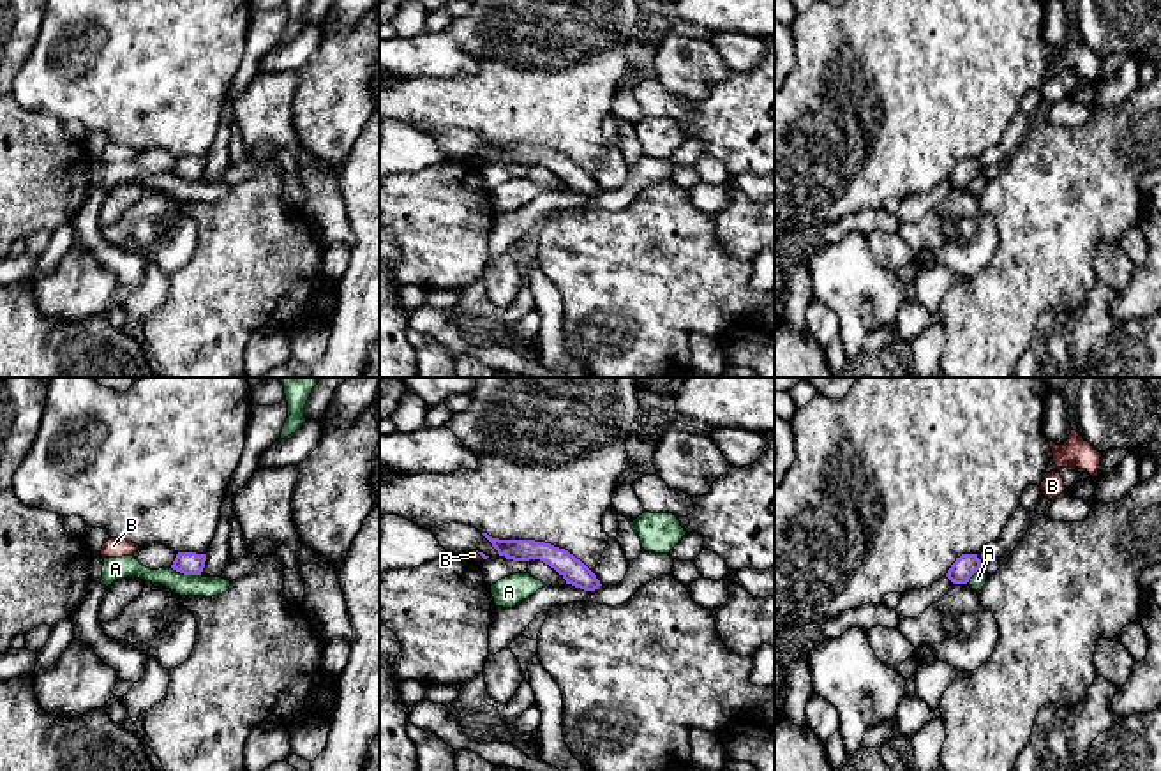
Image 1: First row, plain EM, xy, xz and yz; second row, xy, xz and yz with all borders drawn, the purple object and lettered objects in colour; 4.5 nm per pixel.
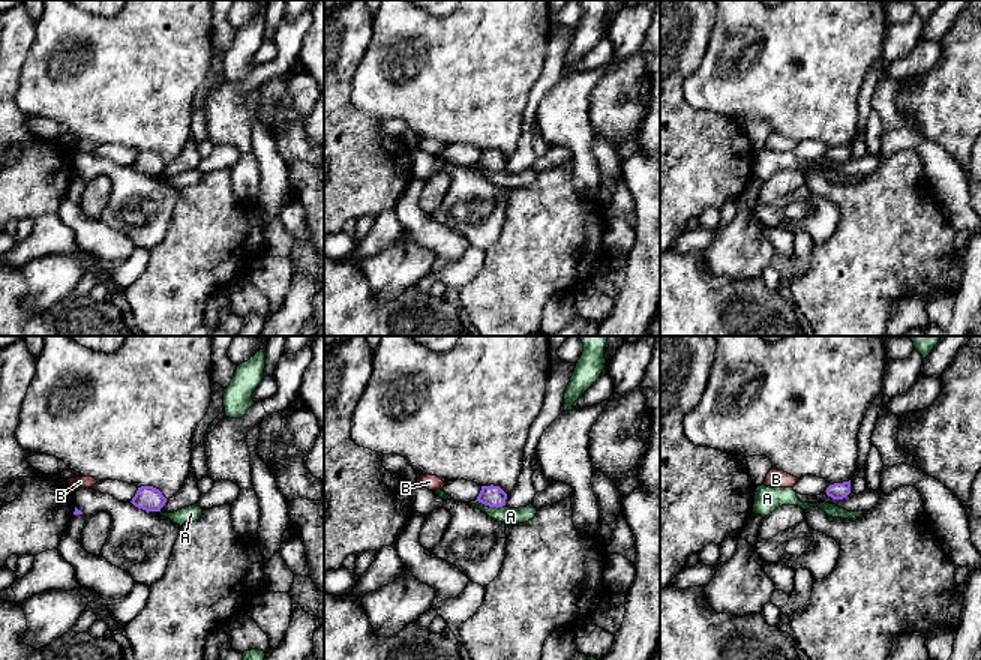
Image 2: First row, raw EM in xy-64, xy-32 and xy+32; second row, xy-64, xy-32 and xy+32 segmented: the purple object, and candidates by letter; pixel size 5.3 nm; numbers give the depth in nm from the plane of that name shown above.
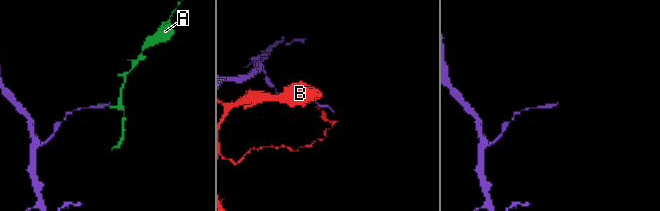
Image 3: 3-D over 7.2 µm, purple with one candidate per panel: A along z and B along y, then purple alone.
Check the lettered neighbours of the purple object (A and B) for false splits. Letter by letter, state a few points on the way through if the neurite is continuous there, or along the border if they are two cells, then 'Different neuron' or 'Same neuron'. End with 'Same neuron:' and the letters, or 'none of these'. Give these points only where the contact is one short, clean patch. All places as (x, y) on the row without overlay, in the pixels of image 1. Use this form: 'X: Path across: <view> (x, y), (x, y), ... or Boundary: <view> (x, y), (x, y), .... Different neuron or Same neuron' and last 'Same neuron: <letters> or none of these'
A: Boundary: xy (172, 172), (184, 179), (200, 180). Different neuron
B: Different neuron
Same neuron: none of these

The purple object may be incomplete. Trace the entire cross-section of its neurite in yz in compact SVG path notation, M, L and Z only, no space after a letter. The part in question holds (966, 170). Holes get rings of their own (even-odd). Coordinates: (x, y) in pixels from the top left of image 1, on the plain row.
M962 159L948 175L946 182L953 189L967 189L969 183L981 175L983 168L977 159Z

